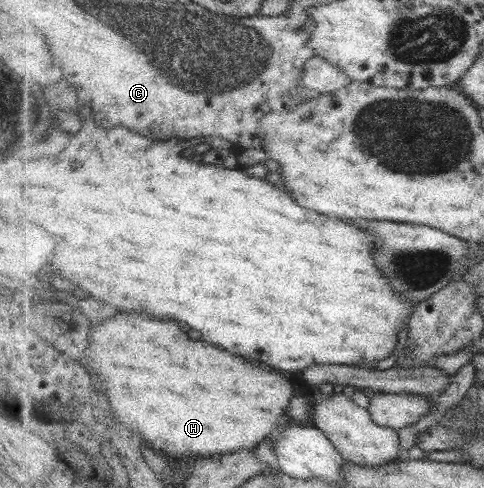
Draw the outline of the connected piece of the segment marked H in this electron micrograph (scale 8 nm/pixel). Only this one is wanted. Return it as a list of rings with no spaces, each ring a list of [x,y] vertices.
[[[118,311],[117,314],[109,318],[105,318],[101,324],[90,324],[89,328],[89,346],[85,348],[85,357],[88,364],[87,370],[96,372],[100,380],[104,382],[105,388],[102,394],[107,398],[111,408],[117,416],[115,421],[119,421],[129,429],[133,429],[137,434],[143,437],[145,444],[150,446],[159,454],[169,454],[173,458],[183,457],[192,454],[199,455],[213,455],[213,454],[227,454],[229,452],[237,452],[241,448],[255,448],[265,441],[271,432],[275,430],[275,426],[279,424],[280,419],[286,420],[287,406],[291,404],[291,396],[295,394],[295,384],[284,376],[276,372],[275,368],[267,365],[251,364],[251,361],[245,361],[241,355],[229,354],[225,349],[221,350],[217,345],[207,343],[203,340],[191,340],[186,333],[186,327],[183,328],[179,322],[175,320],[159,320],[147,314],[129,314],[127,312]]]

